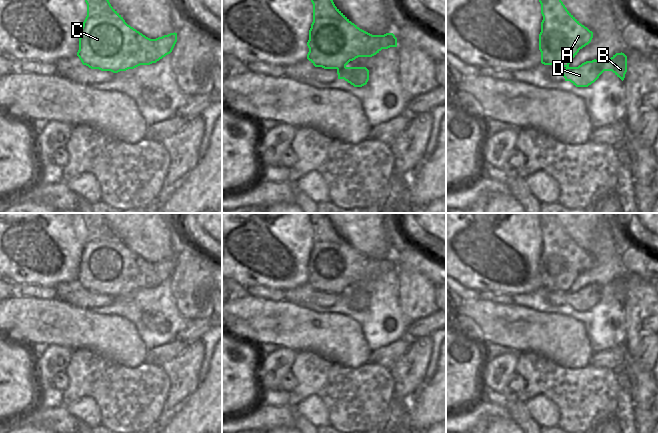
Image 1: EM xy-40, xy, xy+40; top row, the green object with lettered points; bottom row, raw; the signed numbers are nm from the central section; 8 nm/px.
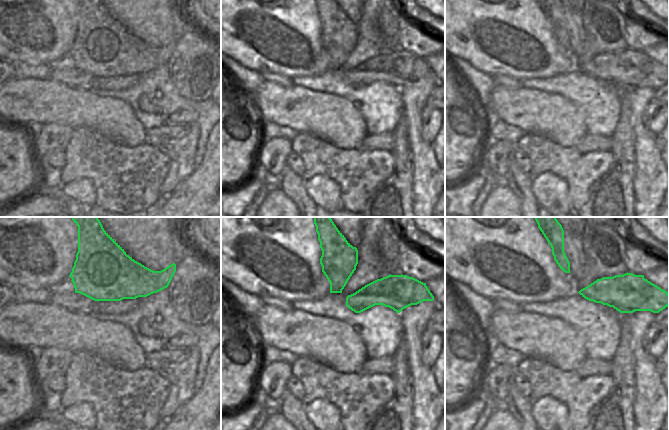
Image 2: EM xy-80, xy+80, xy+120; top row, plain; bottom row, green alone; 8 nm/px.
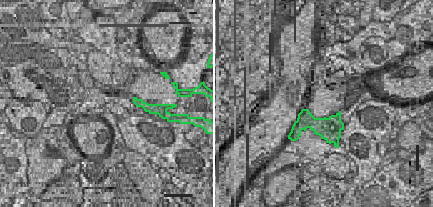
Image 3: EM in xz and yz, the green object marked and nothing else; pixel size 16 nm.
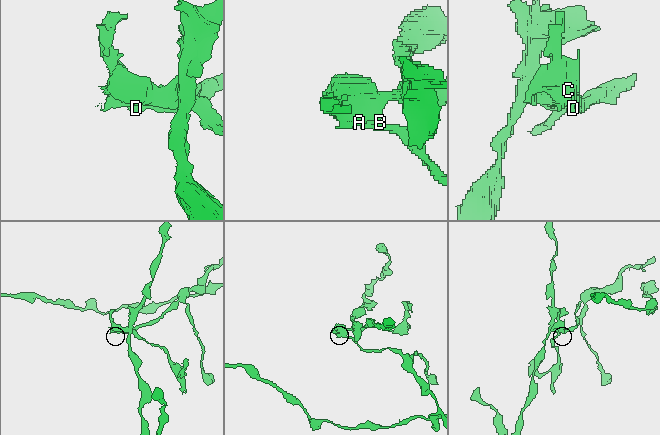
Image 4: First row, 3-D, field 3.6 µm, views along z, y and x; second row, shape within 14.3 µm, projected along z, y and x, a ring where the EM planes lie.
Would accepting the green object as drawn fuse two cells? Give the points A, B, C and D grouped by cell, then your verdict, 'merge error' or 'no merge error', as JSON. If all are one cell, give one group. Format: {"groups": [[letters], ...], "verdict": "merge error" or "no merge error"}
{"groups": [["A", "C"], ["B", "D"]], "verdict": "merge error"}

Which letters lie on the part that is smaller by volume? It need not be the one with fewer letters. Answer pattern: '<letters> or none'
A, C

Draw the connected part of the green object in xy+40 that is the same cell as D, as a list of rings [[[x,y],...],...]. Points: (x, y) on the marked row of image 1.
[[[616,53],[606,61],[586,61],[578,67],[567,67],[561,74],[565,81],[570,81],[576,87],[588,87],[594,83],[604,71],[612,71],[622,81],[627,72],[627,56]]]

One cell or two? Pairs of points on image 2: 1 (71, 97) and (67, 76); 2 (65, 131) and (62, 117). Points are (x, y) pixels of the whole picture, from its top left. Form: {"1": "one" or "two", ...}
{"1": "two", "2": "two"}

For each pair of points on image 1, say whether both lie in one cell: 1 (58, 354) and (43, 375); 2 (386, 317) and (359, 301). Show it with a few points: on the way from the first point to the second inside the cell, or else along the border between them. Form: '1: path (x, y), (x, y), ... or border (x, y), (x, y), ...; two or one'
1: path (54, 359), (44, 370); one
2: border (369, 294), (369, 303), (361, 310), (344, 304); two

